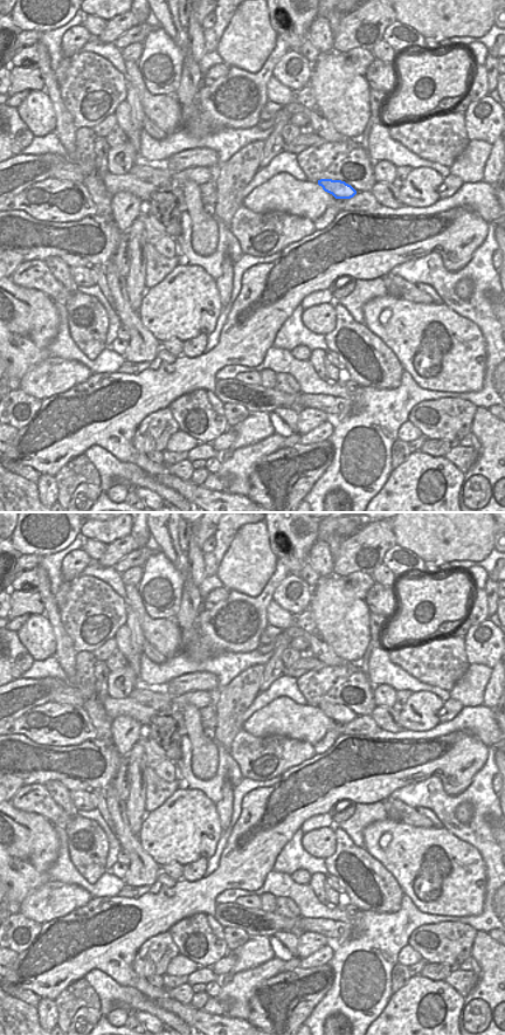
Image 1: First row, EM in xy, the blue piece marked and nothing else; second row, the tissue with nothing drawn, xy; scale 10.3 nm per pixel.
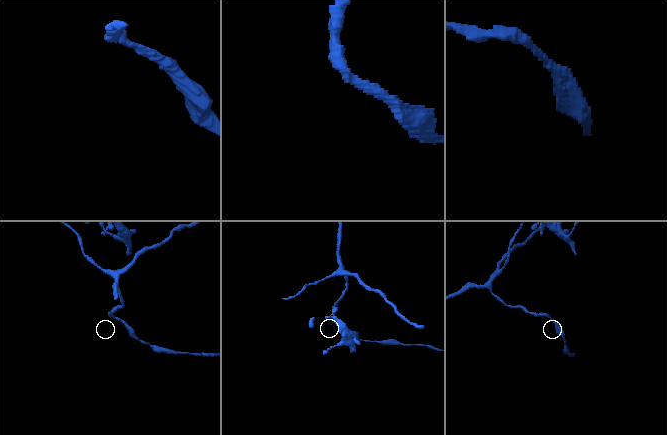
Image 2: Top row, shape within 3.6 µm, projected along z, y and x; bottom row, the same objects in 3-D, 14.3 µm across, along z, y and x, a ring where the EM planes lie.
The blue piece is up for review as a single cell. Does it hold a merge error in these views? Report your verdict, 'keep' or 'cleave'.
keep

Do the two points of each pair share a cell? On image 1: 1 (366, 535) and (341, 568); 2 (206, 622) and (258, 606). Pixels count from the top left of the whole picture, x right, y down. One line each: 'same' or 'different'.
1: same
2: same

